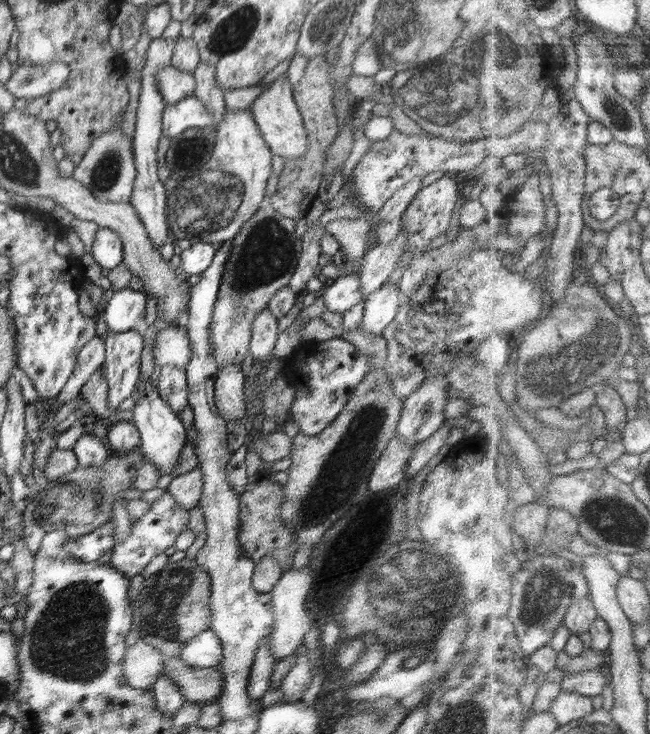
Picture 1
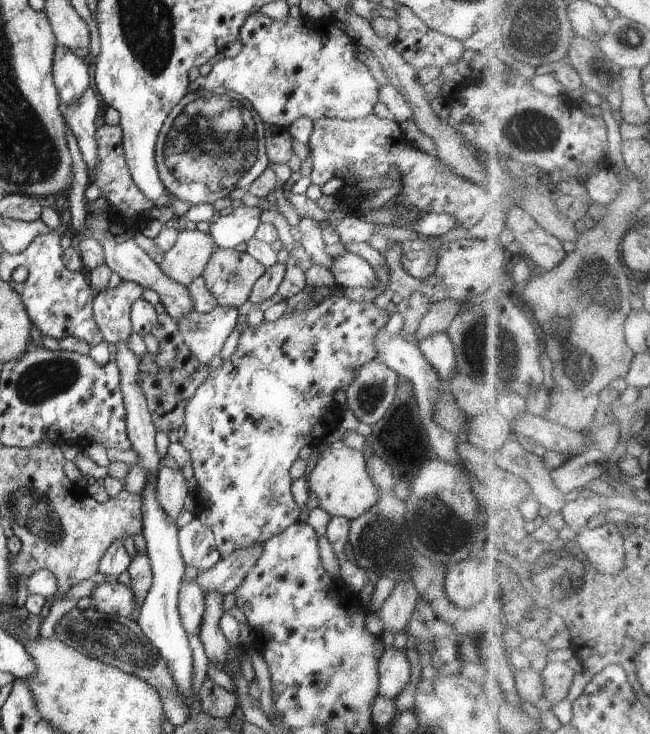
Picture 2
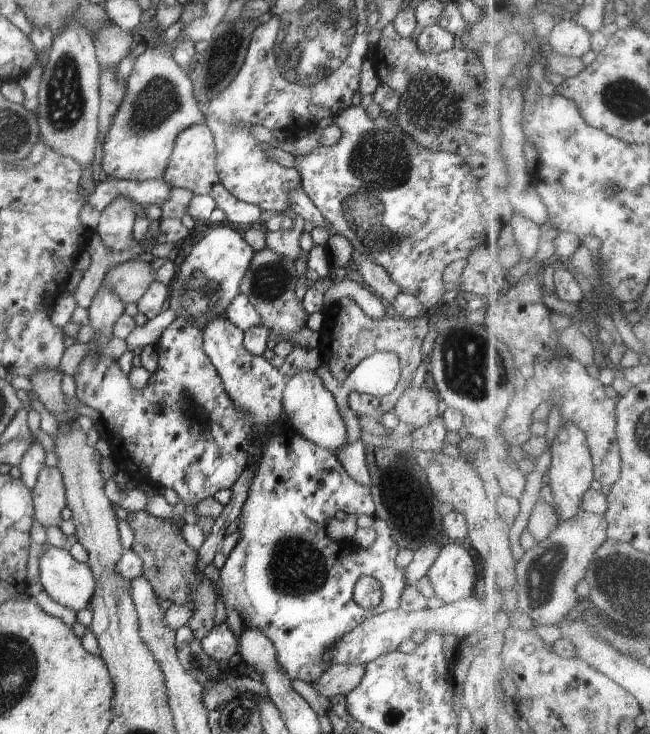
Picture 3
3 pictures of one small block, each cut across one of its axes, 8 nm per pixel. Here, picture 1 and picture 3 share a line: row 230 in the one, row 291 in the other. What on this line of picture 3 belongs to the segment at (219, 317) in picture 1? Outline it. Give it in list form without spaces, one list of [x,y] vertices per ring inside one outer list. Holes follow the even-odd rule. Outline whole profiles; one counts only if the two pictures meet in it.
[[[264,247],[253,254],[247,273],[239,286],[239,292],[245,294],[249,298],[249,304],[260,313],[261,324],[284,338],[306,327],[309,317],[301,300],[296,297],[296,282],[301,276],[296,271],[294,262],[293,258]]]

